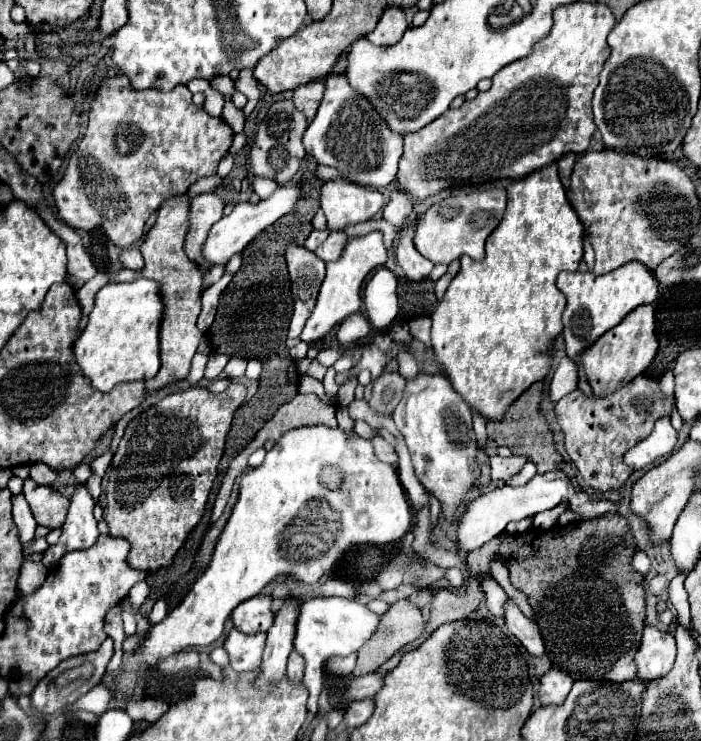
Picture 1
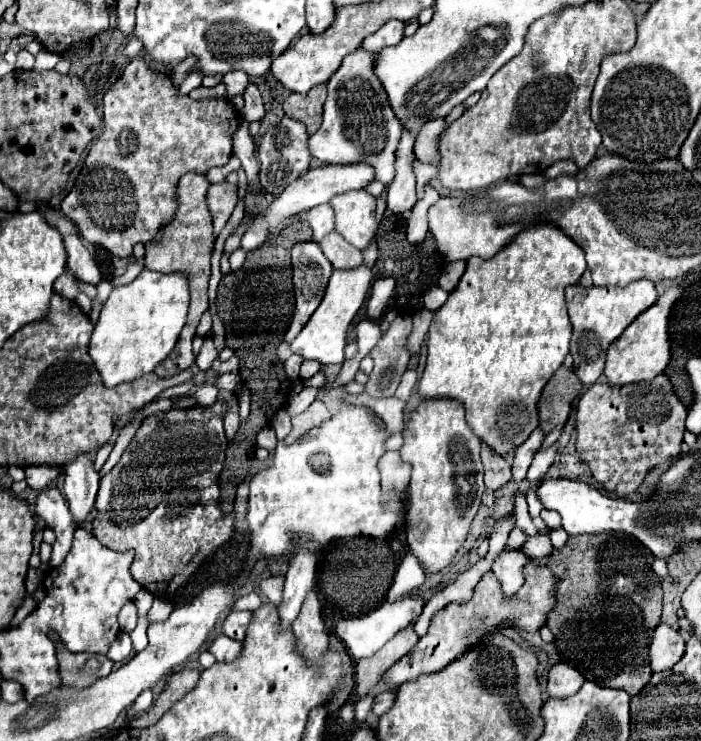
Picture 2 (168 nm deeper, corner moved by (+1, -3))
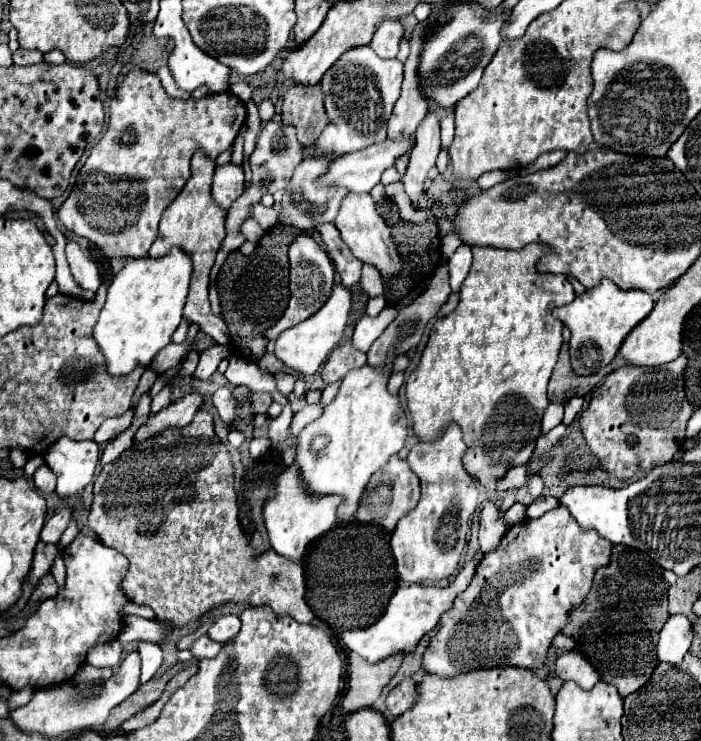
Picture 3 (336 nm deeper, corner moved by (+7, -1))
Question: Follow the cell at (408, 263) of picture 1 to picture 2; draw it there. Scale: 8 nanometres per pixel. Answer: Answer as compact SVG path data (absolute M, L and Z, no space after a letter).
M426 186L424 190L426 190L426 194L424 194L424 198L414 206L412 218L410 218L408 228L406 228L406 240L408 240L408 244L412 244L412 246L420 246L420 244L424 242L426 232L428 232L426 212L428 212L428 208L430 208L434 202L438 202L438 198L440 198L440 194L438 194L434 188Z

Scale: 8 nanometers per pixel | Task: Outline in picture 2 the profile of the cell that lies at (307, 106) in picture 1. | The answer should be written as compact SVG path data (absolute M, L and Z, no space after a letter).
M320 84L320 86L314 86L306 96L296 92L290 94L282 106L290 118L306 124L308 134L314 134L322 122L324 100L326 100L326 84Z

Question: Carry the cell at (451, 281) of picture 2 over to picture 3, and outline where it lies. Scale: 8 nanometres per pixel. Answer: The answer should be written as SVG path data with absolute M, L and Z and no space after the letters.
M442 266L442 268L438 268L438 270L434 272L430 286L414 300L414 304L406 306L406 308L396 316L396 320L372 342L372 346L370 346L370 350L368 350L368 362L370 362L372 366L392 366L392 362L394 362L394 358L396 358L398 354L406 354L412 346L416 346L416 344L420 342L420 338L422 338L424 324L428 324L428 322L438 314L440 306L448 300L450 292L452 292L452 290L450 290L450 284L448 284L448 268Z

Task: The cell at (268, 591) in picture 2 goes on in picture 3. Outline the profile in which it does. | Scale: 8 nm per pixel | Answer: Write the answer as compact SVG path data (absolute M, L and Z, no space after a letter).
M200 410L194 420L180 428L180 430L168 430L168 432L162 432L162 436L158 438L150 438L146 442L142 442L142 450L136 450L136 448L128 448L116 462L110 462L102 468L102 472L98 474L96 482L94 482L94 502L92 502L92 508L90 508L90 516L88 516L88 526L100 536L100 540L118 550L120 554L124 554L128 560L130 560L130 570L128 574L124 576L124 580L120 582L124 594L128 596L130 602L134 604L140 604L140 606L150 606L156 614L156 620L162 620L162 622L170 622L172 626L176 628L182 628L186 626L188 622L192 620L198 620L202 618L206 612L210 612L214 606L218 604L224 604L224 602L234 602L234 604L250 604L250 606L270 606L276 614L290 614L294 620L298 622L312 622L314 614L312 610L308 608L306 600L304 600L304 570L303 564L300 562L294 562L294 560L288 560L280 554L276 554L274 550L266 550L266 552L256 552L254 546L248 542L248 538L244 536L242 528L240 528L240 522L238 522L238 496L236 496L236 490L234 490L234 466L232 466L232 458L230 458L230 452L228 448L220 442L220 438L214 434L214 424L212 424L212 416L206 412L206 410Z

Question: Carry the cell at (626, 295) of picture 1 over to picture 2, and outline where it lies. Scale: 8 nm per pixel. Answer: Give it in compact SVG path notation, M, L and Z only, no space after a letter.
M634 280L624 288L616 286L590 286L584 288L580 284L566 286L566 304L572 320L572 356L574 356L574 372L582 380L584 386L594 384L602 376L602 366L606 360L608 346L624 332L624 328L646 308L656 302L658 294L654 282L650 280Z

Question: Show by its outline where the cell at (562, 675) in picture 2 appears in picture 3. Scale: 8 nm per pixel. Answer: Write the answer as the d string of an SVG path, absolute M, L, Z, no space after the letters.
M566 652L556 658L556 676L564 682L574 680L584 690L594 688L594 684L600 680L598 670L592 666L592 662L582 652Z

